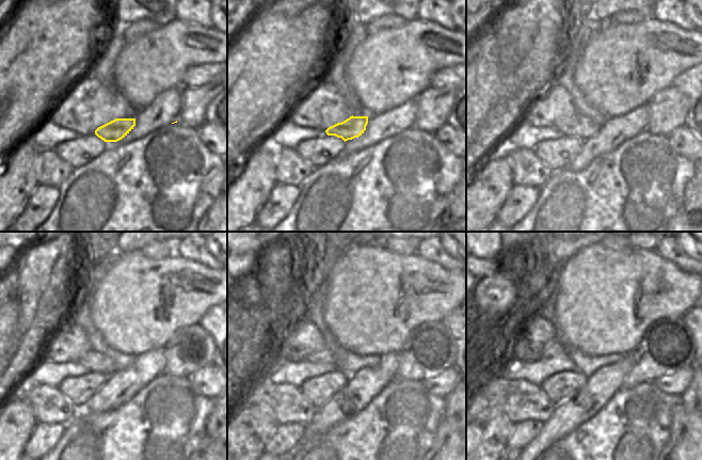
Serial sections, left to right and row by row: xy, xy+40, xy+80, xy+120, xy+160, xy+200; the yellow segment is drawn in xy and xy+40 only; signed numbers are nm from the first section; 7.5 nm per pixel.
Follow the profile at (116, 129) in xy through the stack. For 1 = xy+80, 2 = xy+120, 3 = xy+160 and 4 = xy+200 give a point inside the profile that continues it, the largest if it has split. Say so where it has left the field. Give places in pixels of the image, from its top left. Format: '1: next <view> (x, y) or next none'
1: next xy+80 (578, 125)
2: next xy+120 (95, 362)
3: next xy+160 (325, 357)
4: next xy+200 (555, 347)

